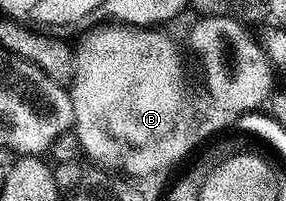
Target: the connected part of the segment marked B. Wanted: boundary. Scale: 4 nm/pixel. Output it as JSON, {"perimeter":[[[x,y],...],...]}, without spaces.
{"perimeter":[[[110,22],[105,26],[95,26],[81,33],[79,40],[82,41],[73,45],[74,73],[68,85],[72,114],[74,115],[72,130],[78,136],[78,146],[85,157],[96,156],[98,160],[102,160],[102,163],[127,168],[127,171],[136,173],[150,173],[165,169],[171,161],[178,160],[191,144],[195,144],[194,108],[190,108],[190,100],[186,100],[186,88],[182,88],[182,73],[188,68],[178,68],[179,56],[174,56],[174,48],[170,48],[170,44],[166,44],[166,40],[162,40],[163,36],[150,36],[151,29],[148,26],[131,26],[121,22]]]}

